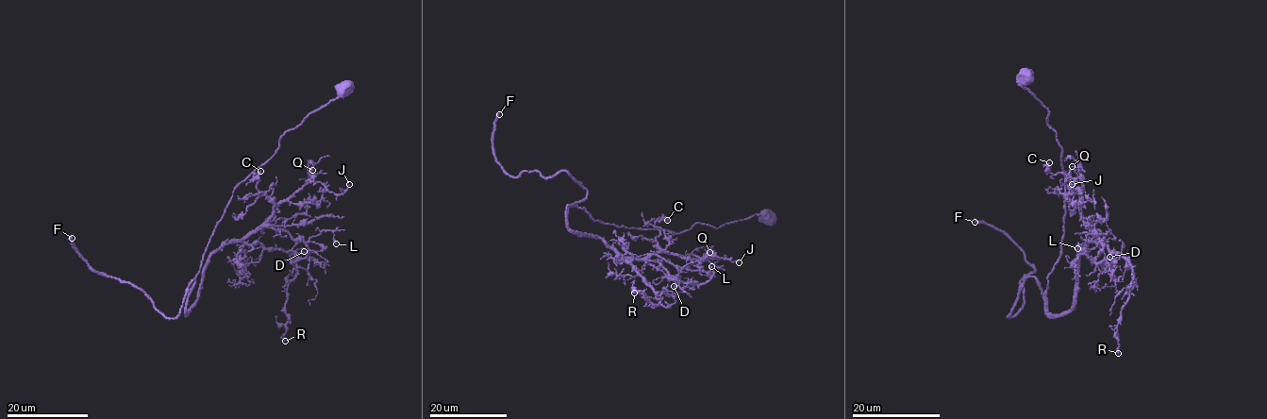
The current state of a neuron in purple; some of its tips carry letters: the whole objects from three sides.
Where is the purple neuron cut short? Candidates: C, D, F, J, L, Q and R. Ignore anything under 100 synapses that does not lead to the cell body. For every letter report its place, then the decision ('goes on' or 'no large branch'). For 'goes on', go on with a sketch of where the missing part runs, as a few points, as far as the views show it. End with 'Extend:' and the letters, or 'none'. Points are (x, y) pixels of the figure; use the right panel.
C: (1049, 162) | no large branch
D: (1109, 257) | no large branch
F: (975, 222) | goes on
J: (1072, 184) | no large branch
L: (1077, 248) | no large branch
Q: (1072, 166) | no large branch
R: (1118, 353) | no large branch
Extend: F

